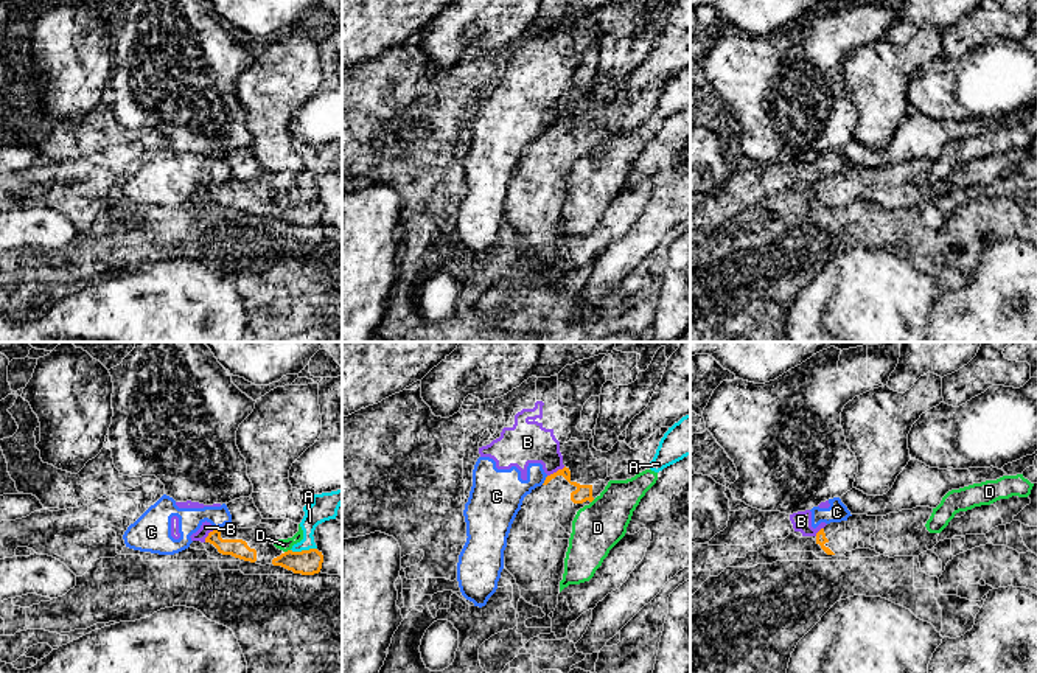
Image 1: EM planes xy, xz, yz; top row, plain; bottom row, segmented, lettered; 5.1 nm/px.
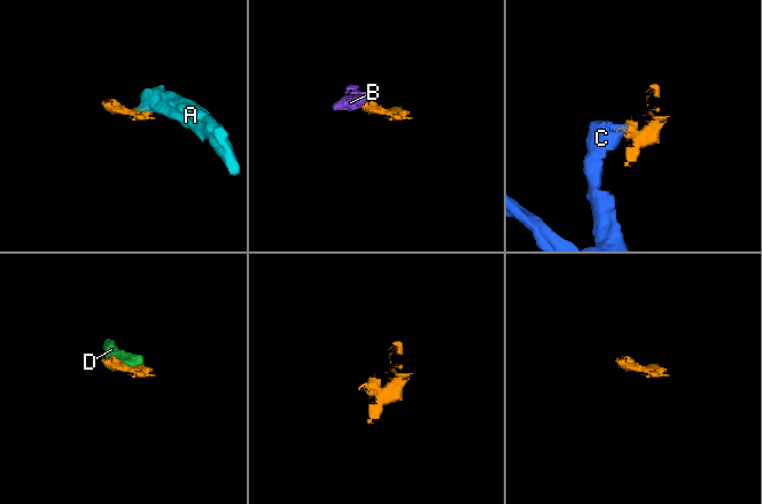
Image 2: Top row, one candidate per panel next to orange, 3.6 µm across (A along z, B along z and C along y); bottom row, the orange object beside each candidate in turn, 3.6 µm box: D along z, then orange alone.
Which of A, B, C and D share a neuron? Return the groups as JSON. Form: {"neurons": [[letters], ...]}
{"neurons": [["A", "D"], ["B", "C"]]}

